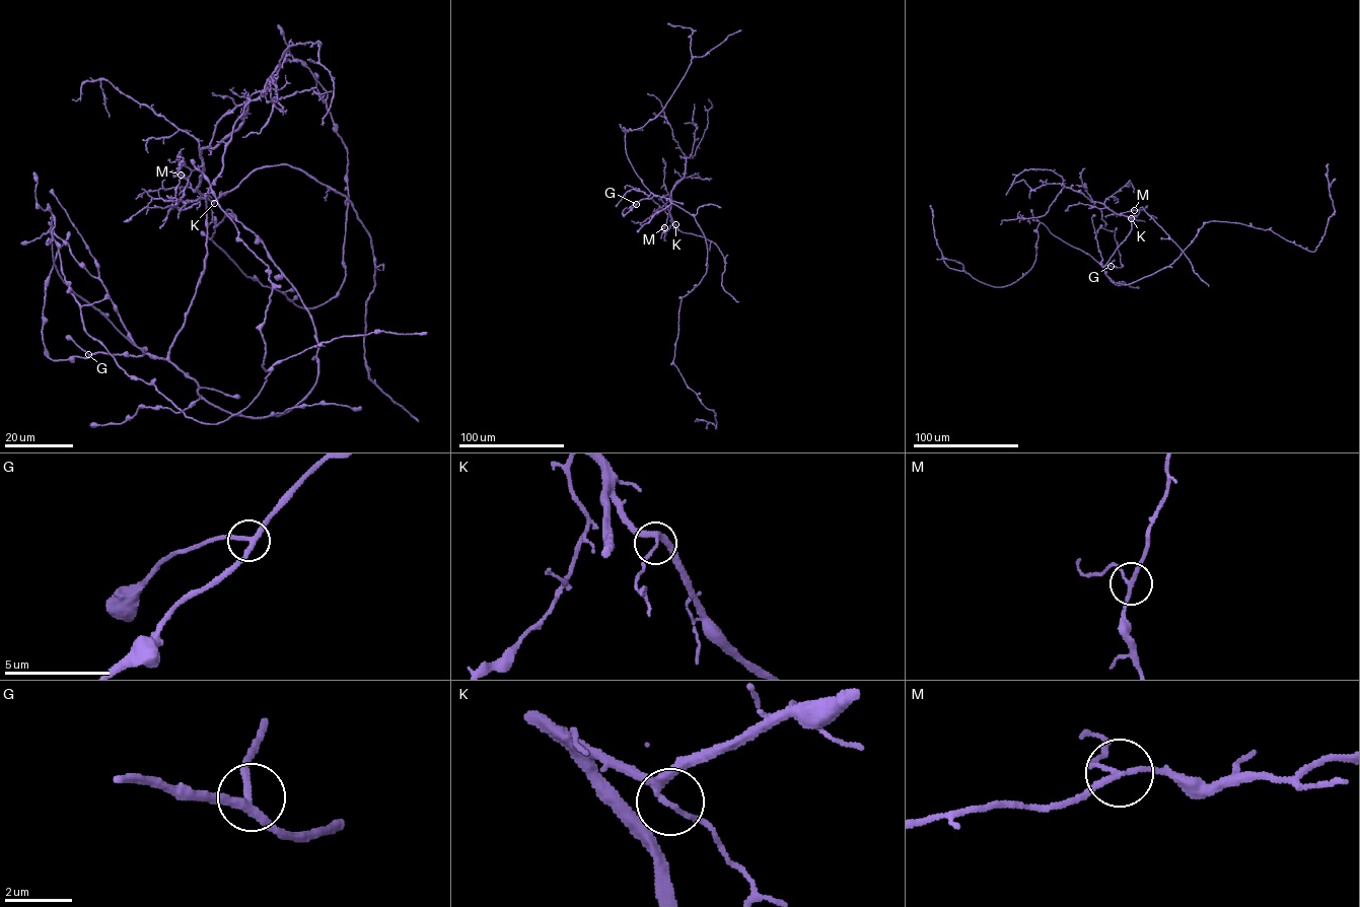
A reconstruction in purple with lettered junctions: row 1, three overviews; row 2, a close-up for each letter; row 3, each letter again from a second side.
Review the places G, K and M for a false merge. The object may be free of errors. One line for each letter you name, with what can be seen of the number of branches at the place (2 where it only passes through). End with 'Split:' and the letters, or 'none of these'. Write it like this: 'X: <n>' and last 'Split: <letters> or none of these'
Split: none of these

